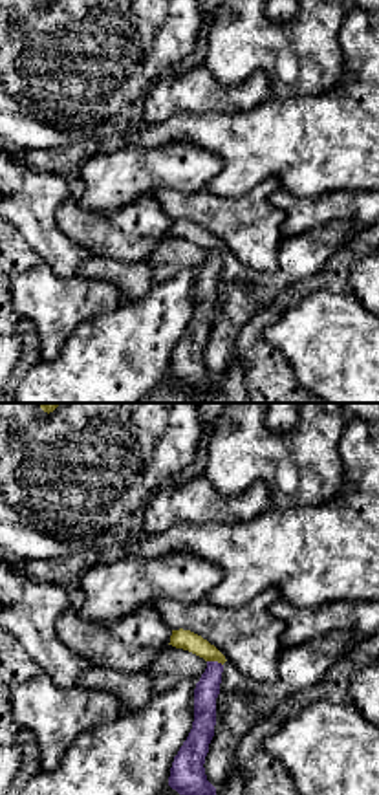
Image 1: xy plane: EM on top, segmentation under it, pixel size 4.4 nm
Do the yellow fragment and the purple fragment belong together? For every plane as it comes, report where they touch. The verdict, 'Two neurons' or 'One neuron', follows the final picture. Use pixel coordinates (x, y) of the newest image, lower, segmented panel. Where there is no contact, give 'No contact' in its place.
Touches yellow at (215, 660)

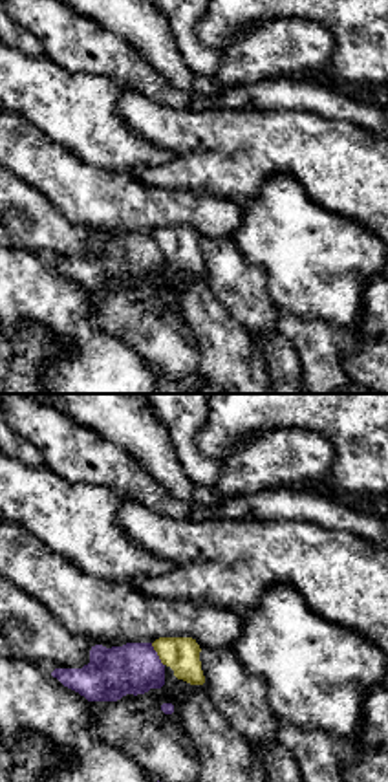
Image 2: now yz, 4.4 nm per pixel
Touches yellow at (158, 654)

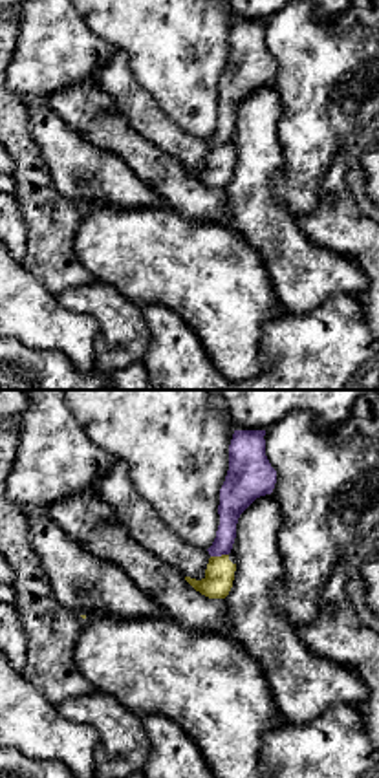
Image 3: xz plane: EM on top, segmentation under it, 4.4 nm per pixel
Touches yellow at (218, 557)

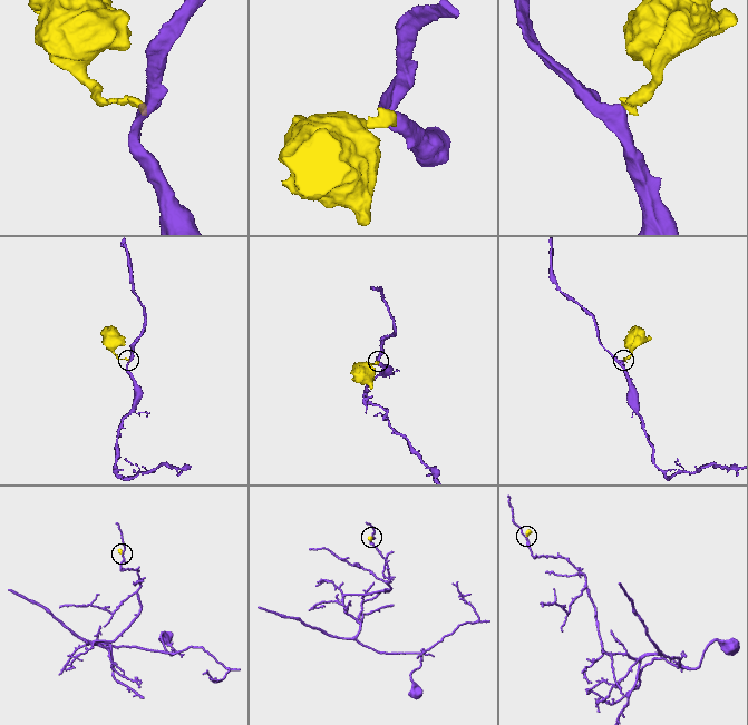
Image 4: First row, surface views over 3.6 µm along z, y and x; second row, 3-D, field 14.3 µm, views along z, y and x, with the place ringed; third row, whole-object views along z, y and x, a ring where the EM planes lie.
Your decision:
Two neurons

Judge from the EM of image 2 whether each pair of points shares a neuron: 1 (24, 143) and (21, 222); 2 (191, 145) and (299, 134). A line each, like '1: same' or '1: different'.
1: different
2: same

